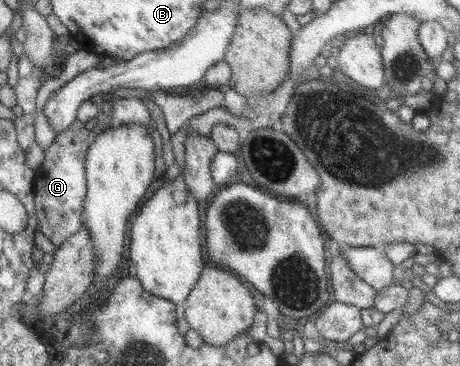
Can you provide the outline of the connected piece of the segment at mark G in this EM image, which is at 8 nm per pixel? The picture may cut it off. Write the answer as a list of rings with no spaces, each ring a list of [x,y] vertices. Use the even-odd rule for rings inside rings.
[[[76,119],[66,130],[56,132],[50,146],[43,151],[44,160],[40,168],[34,170],[32,193],[37,223],[40,227],[38,232],[47,237],[56,248],[81,227],[80,210],[86,192],[83,166],[85,154],[92,143],[88,132],[84,124]]]

